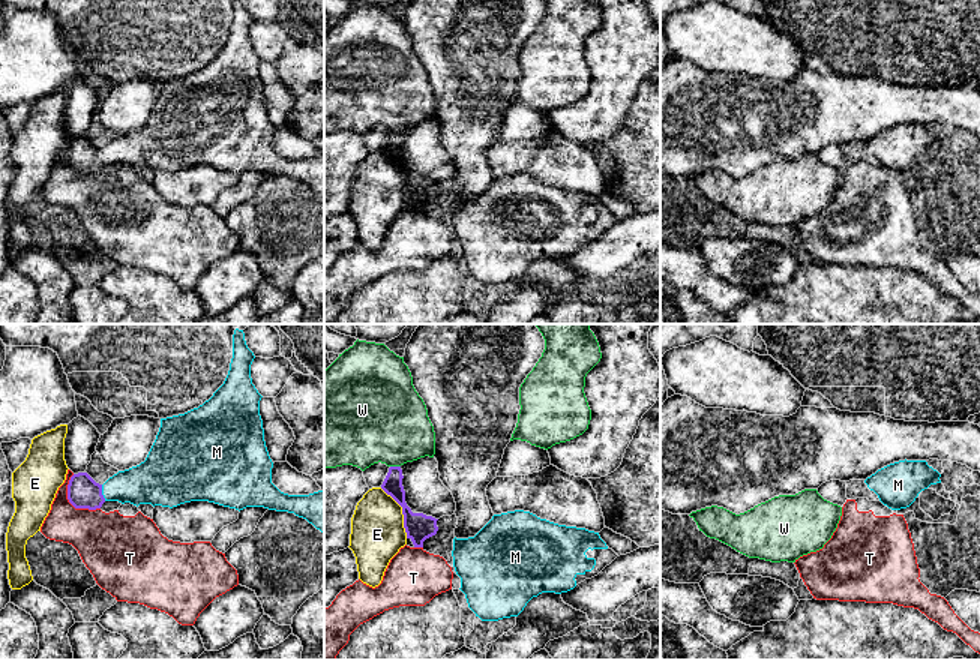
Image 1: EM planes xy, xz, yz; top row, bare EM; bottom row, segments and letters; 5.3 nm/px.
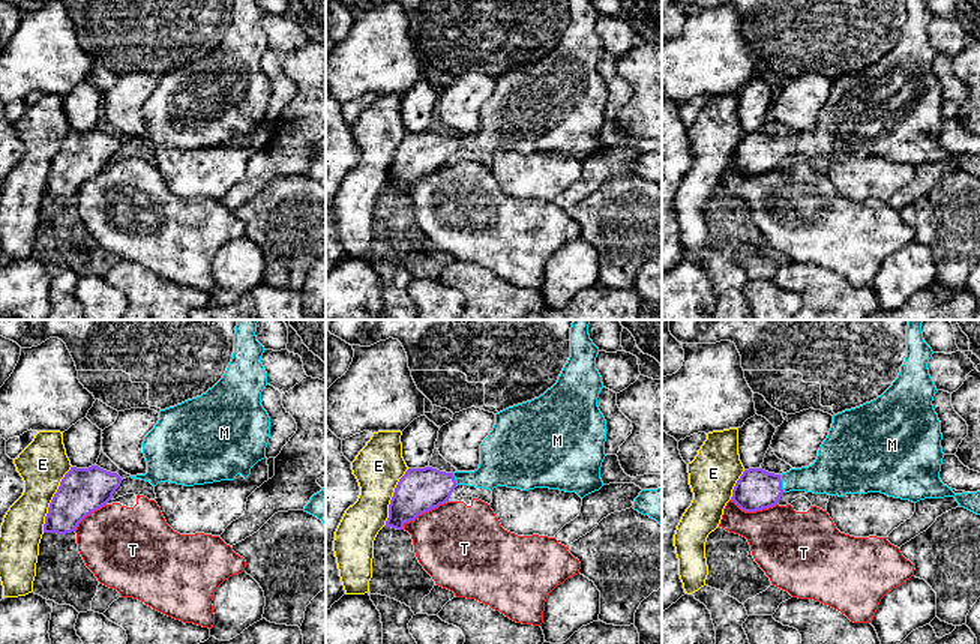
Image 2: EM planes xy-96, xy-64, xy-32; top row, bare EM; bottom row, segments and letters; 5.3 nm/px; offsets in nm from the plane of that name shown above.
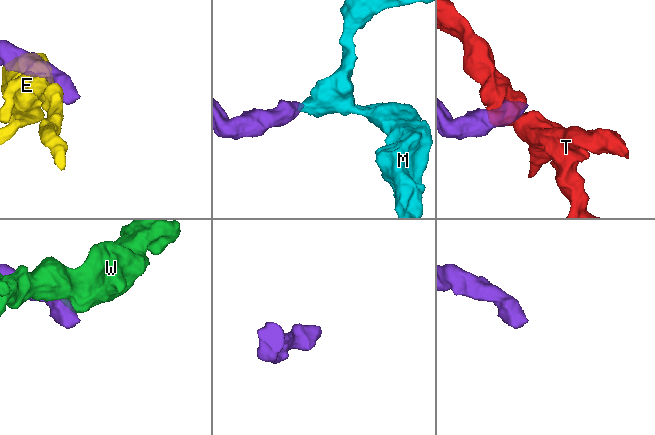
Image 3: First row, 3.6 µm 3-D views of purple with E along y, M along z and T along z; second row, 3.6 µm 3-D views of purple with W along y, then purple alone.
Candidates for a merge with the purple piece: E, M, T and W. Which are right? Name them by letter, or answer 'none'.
M

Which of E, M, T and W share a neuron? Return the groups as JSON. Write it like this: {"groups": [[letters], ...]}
{"groups": [["E"], ["M"], ["T"], ["W"]]}

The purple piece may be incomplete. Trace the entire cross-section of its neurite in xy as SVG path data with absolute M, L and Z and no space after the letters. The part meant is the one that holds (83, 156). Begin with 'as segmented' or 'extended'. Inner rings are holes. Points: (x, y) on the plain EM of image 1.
extended; M233 0L233 22L224 48L198 72L161 82L156 104L137 130L119 135L104 148L87 136L74 138L68 148L68 164L75 172L101 172L105 165L177 171L191 165L209 165L243 174L264 171L294 177L324 196L324 154L309 159L288 159L272 147L273 126L269 120L263 84L261 58L252 48L251 28L255 20L245 0Z

